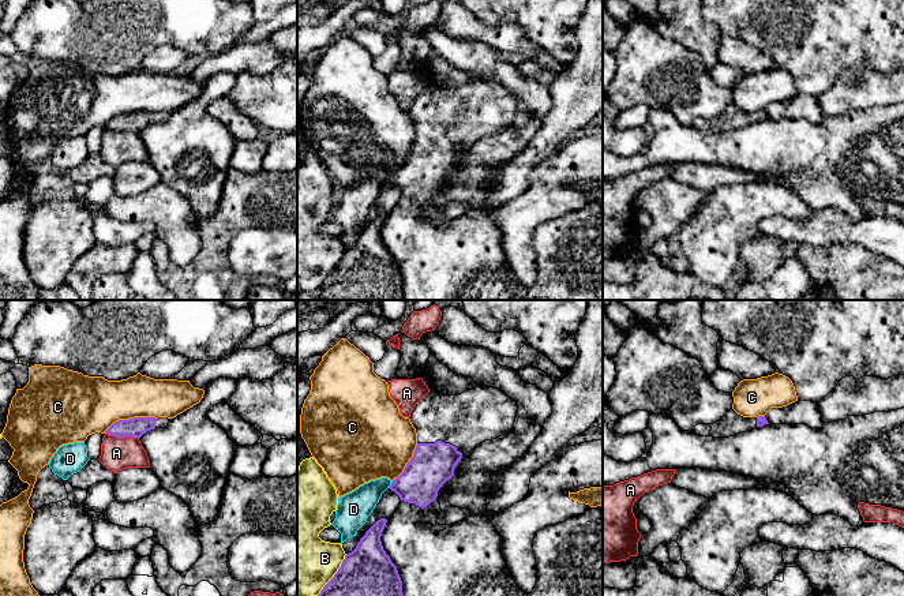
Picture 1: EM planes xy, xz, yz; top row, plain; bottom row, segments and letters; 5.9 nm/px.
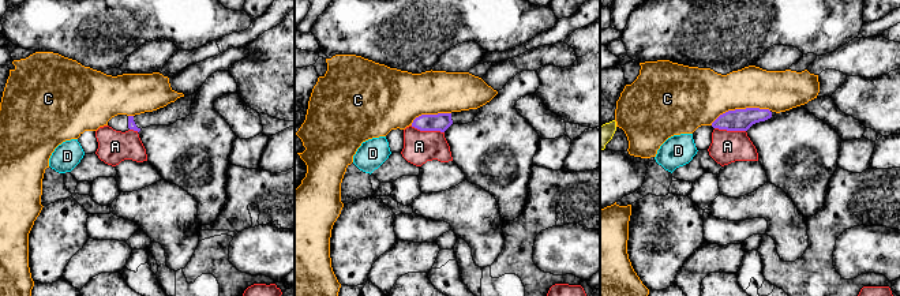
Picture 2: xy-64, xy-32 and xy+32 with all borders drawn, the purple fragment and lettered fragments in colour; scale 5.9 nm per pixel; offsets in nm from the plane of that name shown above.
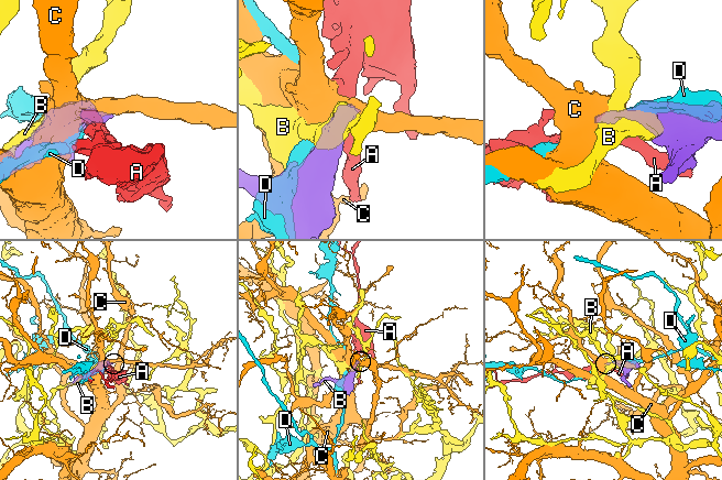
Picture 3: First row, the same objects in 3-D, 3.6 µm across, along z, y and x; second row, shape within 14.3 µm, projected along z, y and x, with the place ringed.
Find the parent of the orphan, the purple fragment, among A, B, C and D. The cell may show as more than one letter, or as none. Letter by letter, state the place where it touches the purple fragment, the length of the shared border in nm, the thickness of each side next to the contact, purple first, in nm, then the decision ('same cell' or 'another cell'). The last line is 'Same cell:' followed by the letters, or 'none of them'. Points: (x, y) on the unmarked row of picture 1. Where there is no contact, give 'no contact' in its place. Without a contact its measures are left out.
A: xy (122, 131) | 200 nm | 120/190 nm | another cell
B: xz (326, 278) | 400 nm | 480/400 nm | another cell
C: xy (130, 113) | 320 nm | 120/340 nm | another cell
D: xz (390, 180) | 40 nm | 240/190 nm | another cell
Same cell: none of them

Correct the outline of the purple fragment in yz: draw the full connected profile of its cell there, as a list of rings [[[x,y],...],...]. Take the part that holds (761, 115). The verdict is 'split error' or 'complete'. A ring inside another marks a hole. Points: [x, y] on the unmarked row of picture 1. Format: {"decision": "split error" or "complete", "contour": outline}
{"decision": "split error", "contour": [[[729,104],[719,116],[713,119],[698,119],[694,127],[701,131],[729,132],[757,121],[769,119],[765,110],[743,112]]]}

